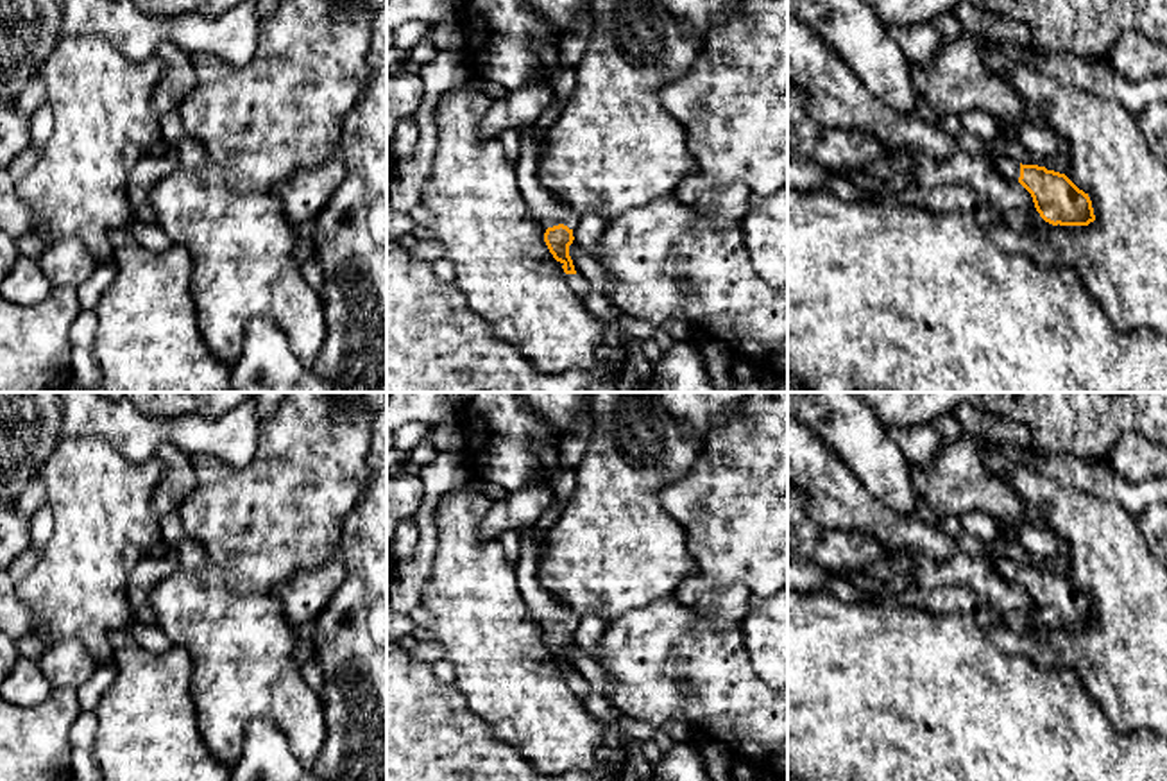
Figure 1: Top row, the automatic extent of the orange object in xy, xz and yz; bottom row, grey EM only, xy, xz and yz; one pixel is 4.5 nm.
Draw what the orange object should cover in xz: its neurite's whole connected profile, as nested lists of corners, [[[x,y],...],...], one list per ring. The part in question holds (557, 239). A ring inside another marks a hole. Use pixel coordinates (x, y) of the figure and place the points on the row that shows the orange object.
[[[533,125],[521,129],[521,154],[514,168],[517,172],[517,188],[528,202],[535,219],[546,227],[544,242],[557,262],[562,263],[566,274],[576,274],[569,256],[573,231],[580,222],[580,215],[567,204],[557,201],[539,181],[539,161],[542,142],[535,136]]]

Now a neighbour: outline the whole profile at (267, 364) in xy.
[[[268,317],[249,322],[240,360],[231,367],[229,392],[335,392],[290,348],[286,331]]]

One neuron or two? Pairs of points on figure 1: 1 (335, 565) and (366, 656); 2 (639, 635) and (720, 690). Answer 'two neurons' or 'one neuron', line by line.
1: two neurons
2: one neuron

